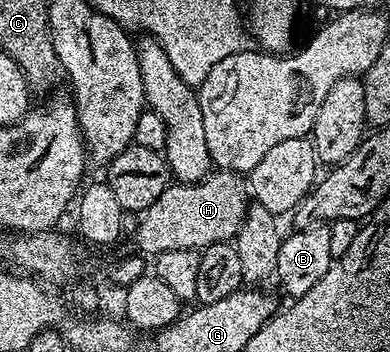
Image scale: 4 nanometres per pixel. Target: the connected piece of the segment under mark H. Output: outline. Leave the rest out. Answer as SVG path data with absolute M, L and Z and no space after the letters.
M214 169L200 183L171 182L155 203L138 215L137 250L157 257L169 251L198 251L213 243L233 240L247 206L248 187L241 174Z

